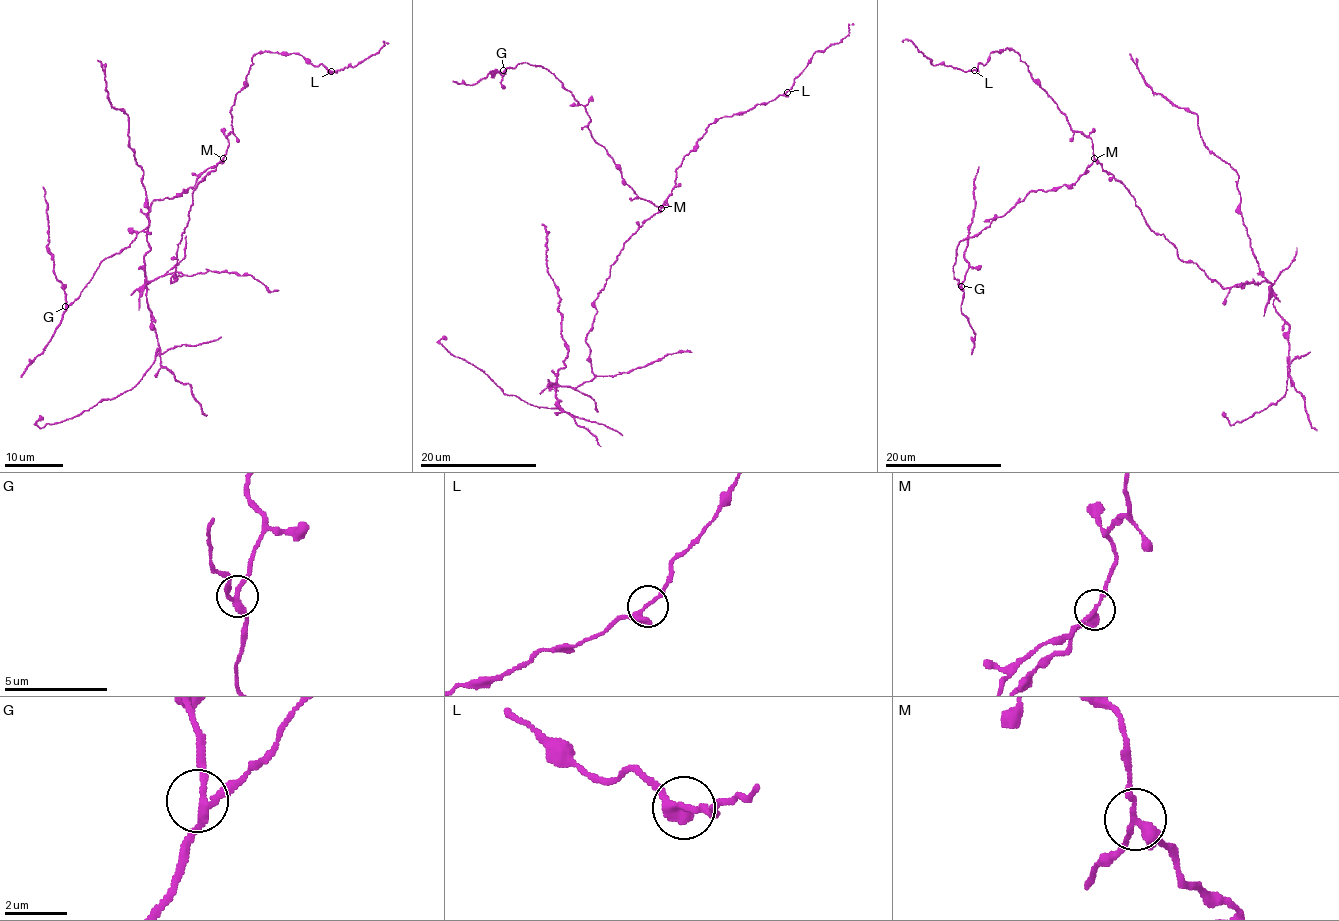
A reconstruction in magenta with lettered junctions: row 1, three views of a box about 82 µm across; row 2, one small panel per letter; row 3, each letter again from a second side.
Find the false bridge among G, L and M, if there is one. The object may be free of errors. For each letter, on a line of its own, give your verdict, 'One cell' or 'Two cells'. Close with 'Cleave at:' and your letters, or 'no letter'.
G: One cell
L: One cell
M: Two cells
Cleave at: M

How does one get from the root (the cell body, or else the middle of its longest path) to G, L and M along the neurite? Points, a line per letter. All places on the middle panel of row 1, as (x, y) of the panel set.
G: (616, 260), (659, 208), (625, 182), (592, 139), (586, 109), (553, 74), (527, 63), (503, 70)
L: (616, 260), (623, 244), (668, 205), (676, 170), (705, 128), (723, 116), (742, 115), (787, 92)
M: (616, 260), (623, 244), (661, 208)

